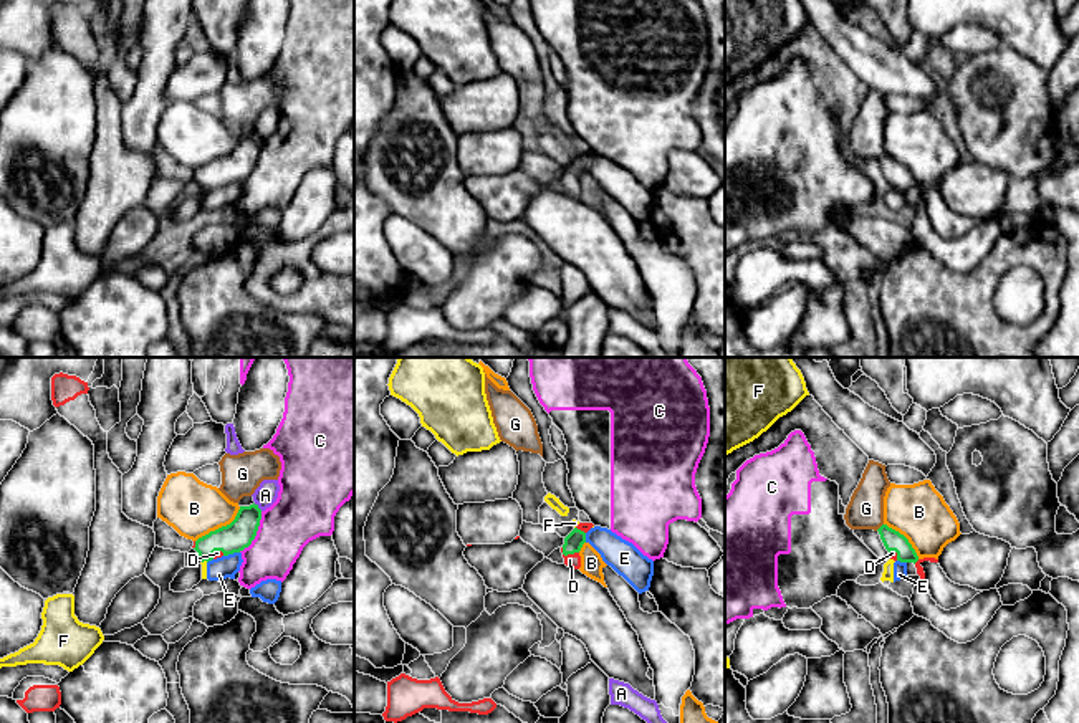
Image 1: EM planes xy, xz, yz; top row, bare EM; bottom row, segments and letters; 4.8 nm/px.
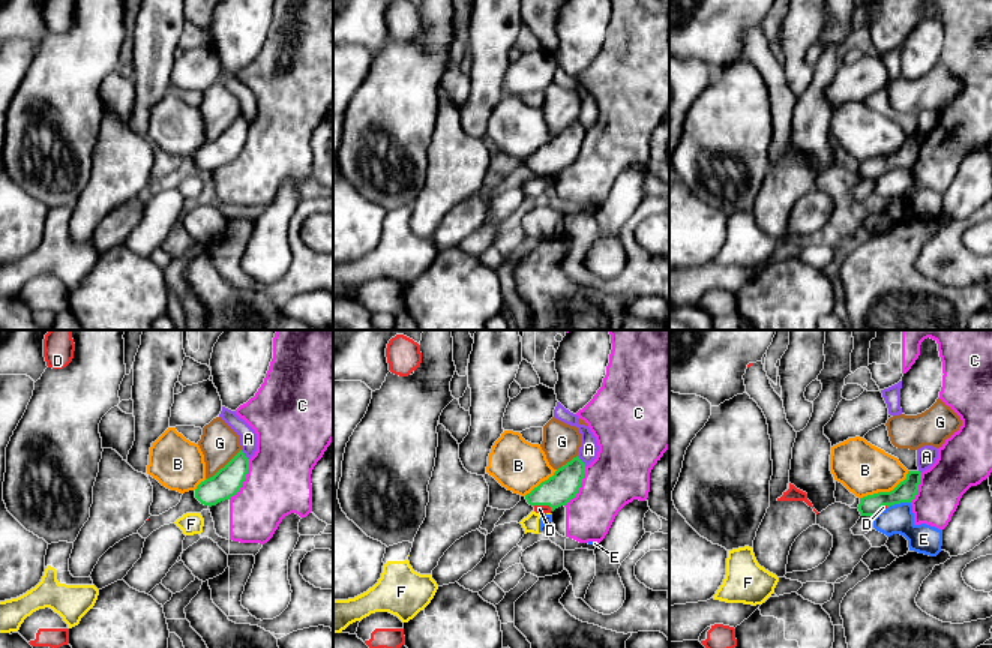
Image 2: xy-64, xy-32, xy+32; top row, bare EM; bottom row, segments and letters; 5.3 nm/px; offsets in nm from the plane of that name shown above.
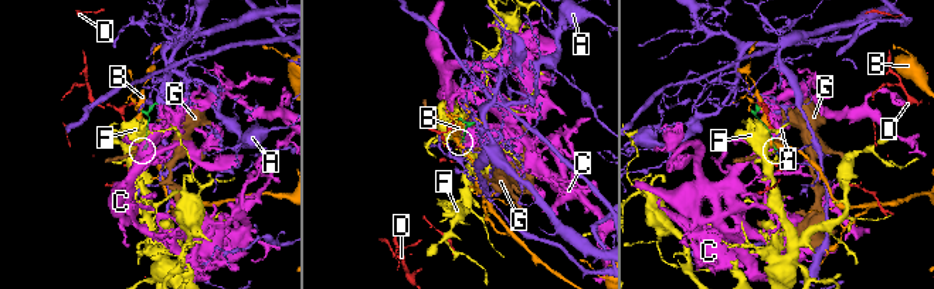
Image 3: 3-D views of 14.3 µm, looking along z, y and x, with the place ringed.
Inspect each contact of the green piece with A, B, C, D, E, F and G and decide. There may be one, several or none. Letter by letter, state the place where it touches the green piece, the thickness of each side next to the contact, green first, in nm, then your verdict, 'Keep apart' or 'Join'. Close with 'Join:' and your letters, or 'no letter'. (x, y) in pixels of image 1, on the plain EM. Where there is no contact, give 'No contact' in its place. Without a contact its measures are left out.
A: Touches green at xy (257, 136). Thickness 140 nm (green) against 110 nm. Keep apart
B: Touches green at xy (222, 156). Thickness 140 nm (green) against 280 nm. Keep apart
C: Touches green at xy (255, 162). Thickness 140 nm (green) against 280 nm. Keep apart
D: Touches green at xz (568, 182). Thickness 90 nm (green) against 70 nm. Join
E: Touches green at xy (230, 182). Thickness 140 nm (green) against 110 nm. Keep apart
F: Touches green at xy (204, 189). Thickness 140 nm (green) against 30 nm. Keep apart
G: Touches green at yz (881, 156). Thickness 100 nm (green) against 180 nm. Keep apart
Join: D

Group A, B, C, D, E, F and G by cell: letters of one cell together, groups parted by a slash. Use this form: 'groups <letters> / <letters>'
groups A / B / C / D / E F / G

